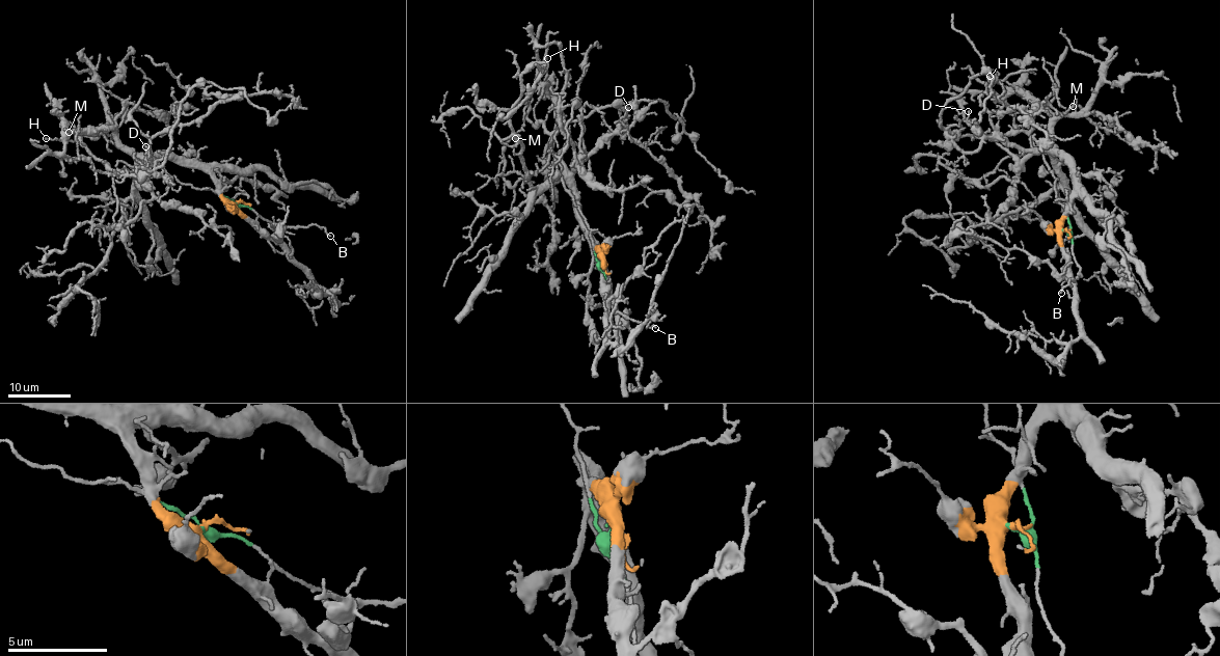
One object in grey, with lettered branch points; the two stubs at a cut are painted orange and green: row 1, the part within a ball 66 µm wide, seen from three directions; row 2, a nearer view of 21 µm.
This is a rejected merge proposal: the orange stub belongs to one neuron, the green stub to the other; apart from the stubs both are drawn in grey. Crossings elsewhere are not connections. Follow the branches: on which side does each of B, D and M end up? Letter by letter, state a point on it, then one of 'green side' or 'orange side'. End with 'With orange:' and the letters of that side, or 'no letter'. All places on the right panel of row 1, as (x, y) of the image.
B: place (1061, 293); green side
D: place (968, 111); orange side
M: place (1073, 106); orange side
With orange: D, M

